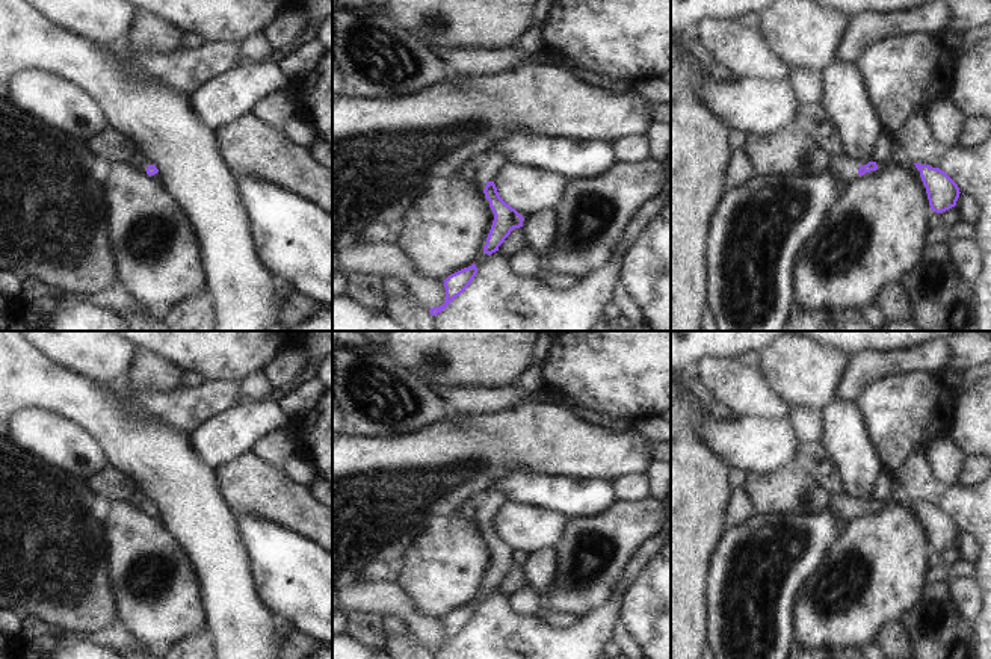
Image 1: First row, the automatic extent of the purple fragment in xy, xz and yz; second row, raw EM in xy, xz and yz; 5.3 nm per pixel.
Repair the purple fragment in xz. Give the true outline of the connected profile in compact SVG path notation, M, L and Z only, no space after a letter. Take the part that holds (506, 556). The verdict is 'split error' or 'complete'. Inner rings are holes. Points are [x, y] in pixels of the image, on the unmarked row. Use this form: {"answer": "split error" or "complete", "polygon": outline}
{"answer": "split error", "polygon": "M492 487L483 494L482 499L477 500L474 508L477 528L480 529L486 544L494 552L494 559L483 585L483 591L488 594L499 589L499 585L505 580L511 570L523 565L524 558L515 547L500 537L494 523L494 517L506 502L506 494Z"}

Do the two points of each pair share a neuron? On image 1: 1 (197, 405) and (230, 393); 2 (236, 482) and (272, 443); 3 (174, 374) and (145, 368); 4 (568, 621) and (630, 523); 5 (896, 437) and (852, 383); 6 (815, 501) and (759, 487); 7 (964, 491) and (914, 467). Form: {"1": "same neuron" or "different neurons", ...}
{"1": "same neuron", "2": "different neurons", "3": "same neuron", "4": "different neurons", "5": "different neurons", "6": "same neuron", "7": "same neuron"}

